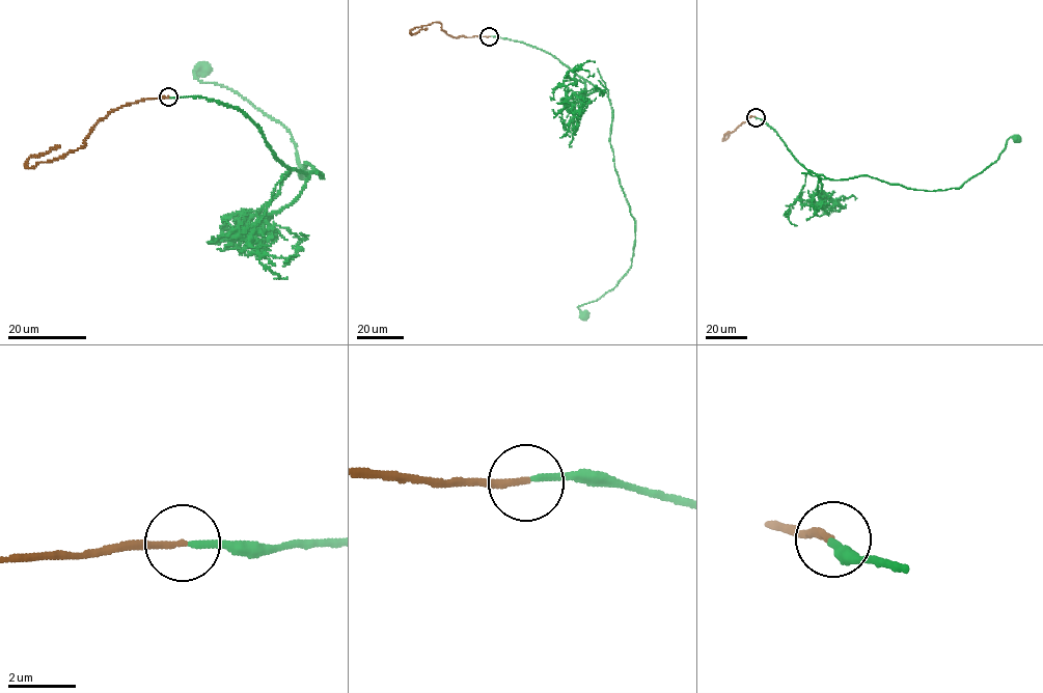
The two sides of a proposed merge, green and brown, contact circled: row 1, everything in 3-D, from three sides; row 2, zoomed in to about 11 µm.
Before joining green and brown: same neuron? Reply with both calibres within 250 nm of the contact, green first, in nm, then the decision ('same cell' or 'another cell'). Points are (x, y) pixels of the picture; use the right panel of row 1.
180/200 nm | same cell

